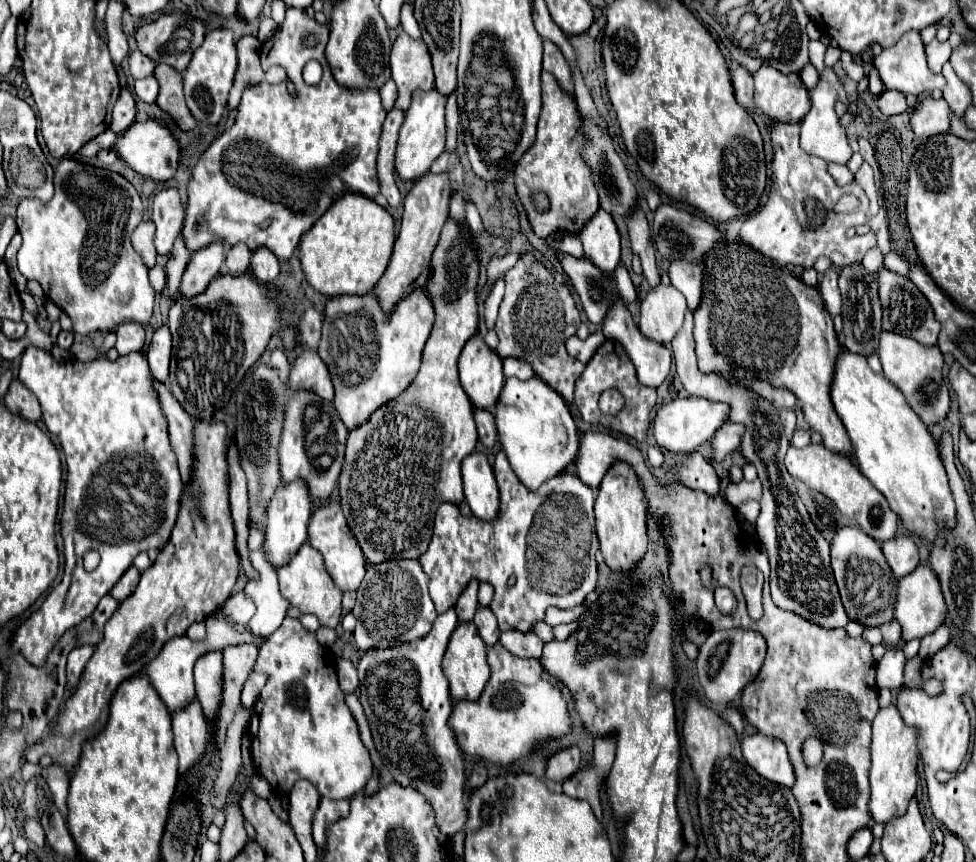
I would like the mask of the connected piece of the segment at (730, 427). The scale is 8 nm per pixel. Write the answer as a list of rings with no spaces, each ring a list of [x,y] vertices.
[[[731,422],[723,424],[711,440],[711,446],[715,450],[715,460],[721,462],[727,454],[737,452],[737,444],[741,444],[743,434],[745,434],[745,426],[731,424]]]

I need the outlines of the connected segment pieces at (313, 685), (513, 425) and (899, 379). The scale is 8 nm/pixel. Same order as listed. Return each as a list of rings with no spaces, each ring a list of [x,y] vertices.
[[[285,618],[277,632],[273,632],[259,650],[255,672],[267,676],[267,684],[253,706],[249,722],[251,754],[257,774],[261,774],[281,796],[287,796],[293,784],[299,780],[309,780],[321,796],[331,800],[349,800],[361,792],[373,774],[373,764],[359,738],[357,722],[337,684],[333,652],[321,646],[315,632],[305,630],[297,618]]]
[[[537,376],[529,380],[505,380],[501,396],[495,404],[495,426],[513,472],[525,486],[529,486],[529,490],[537,490],[537,486],[553,478],[557,472],[563,472],[565,466],[577,456],[579,436],[575,438],[571,412],[563,398]]]
[[[883,332],[877,354],[883,364],[883,376],[903,392],[917,416],[927,426],[941,422],[949,410],[949,392],[943,392],[947,390],[947,386],[943,384],[943,354],[939,352],[939,348],[925,348],[919,342],[913,342],[911,338],[905,338],[901,334]]]

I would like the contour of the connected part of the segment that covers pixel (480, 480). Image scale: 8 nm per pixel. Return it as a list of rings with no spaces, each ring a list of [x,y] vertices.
[[[475,452],[463,460],[463,490],[465,500],[477,518],[485,522],[497,518],[499,490],[485,454]]]

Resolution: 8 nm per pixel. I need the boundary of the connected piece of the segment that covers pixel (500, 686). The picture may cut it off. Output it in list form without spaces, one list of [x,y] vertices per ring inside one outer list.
[[[499,642],[487,650],[487,658],[491,680],[483,694],[473,702],[455,702],[449,718],[449,726],[465,754],[479,756],[493,764],[511,764],[525,756],[535,744],[567,734],[571,724],[567,702],[561,690],[545,676],[539,660],[519,658]]]

